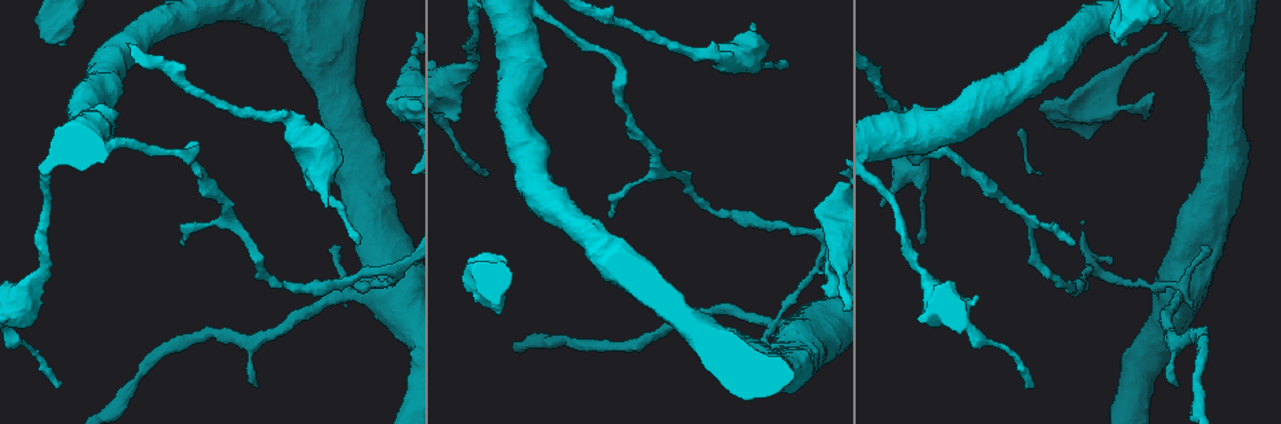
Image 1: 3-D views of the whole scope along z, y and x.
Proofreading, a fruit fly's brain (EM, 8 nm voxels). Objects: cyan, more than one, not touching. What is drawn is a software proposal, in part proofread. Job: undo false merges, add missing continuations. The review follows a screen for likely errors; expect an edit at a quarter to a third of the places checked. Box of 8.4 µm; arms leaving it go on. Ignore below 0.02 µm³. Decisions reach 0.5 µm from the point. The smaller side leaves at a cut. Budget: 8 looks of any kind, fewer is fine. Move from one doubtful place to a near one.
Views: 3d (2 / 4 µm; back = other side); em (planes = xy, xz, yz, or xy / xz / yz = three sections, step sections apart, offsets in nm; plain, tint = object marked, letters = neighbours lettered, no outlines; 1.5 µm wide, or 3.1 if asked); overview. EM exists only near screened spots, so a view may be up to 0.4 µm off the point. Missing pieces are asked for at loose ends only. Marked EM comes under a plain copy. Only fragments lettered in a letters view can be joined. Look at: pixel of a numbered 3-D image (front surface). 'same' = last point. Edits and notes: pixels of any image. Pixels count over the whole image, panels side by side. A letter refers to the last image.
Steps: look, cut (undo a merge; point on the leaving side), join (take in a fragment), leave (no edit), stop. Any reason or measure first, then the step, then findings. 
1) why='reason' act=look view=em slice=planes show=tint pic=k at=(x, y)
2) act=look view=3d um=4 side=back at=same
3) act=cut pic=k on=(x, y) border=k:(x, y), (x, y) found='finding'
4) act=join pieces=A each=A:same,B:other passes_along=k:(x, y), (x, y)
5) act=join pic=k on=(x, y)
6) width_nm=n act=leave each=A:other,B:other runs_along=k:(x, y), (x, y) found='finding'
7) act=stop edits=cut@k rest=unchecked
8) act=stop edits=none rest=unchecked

why='stops while still wide' act=look view=3d um=2 pic=1 at=(476, 258)

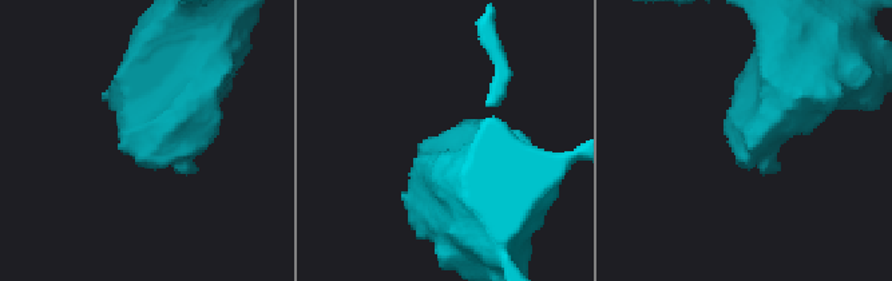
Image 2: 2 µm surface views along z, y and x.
act=look view=em slice=xy step=4 show=letters pic=2 at=(750, 168)

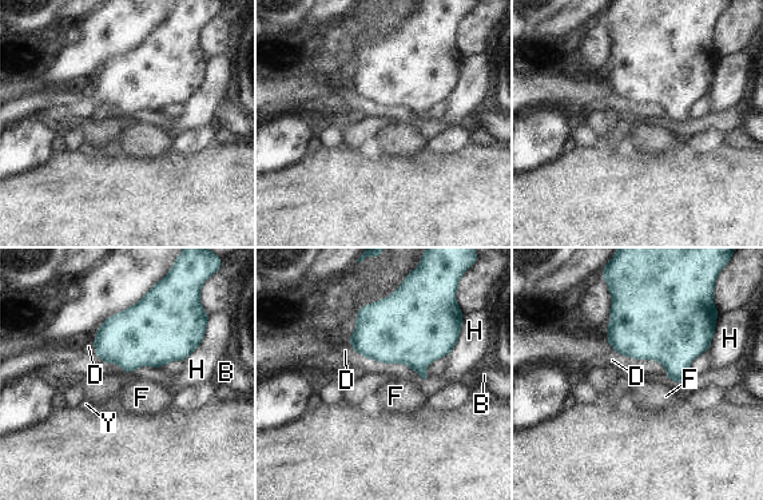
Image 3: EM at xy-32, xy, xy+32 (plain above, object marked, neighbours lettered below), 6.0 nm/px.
act=look view=em slice=yz step=8 show=letters at=same

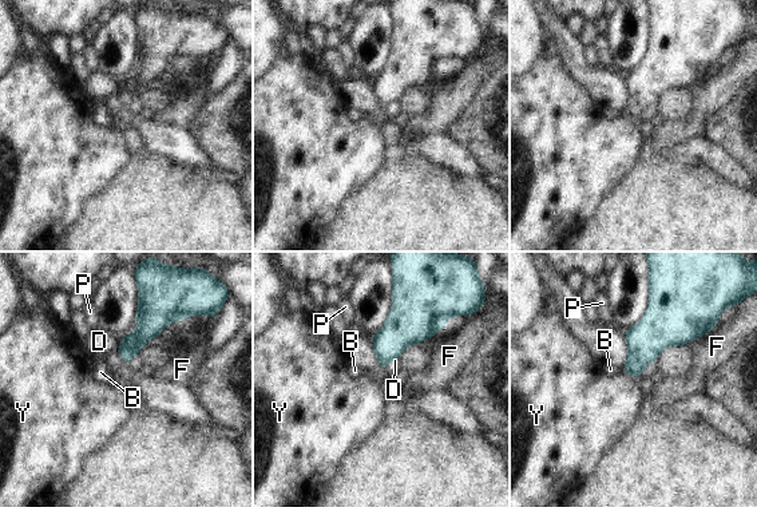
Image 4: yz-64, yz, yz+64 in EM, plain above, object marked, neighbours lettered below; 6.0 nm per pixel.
act=leave each=B:other,D:other,F:other,P:other,Y:other border=4:(622, 371), (639, 379) found='no lettered fragment goes on from it'

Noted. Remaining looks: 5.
why='tapers out' act=look view=3d um=2 pic=1 at=(1032, 385)

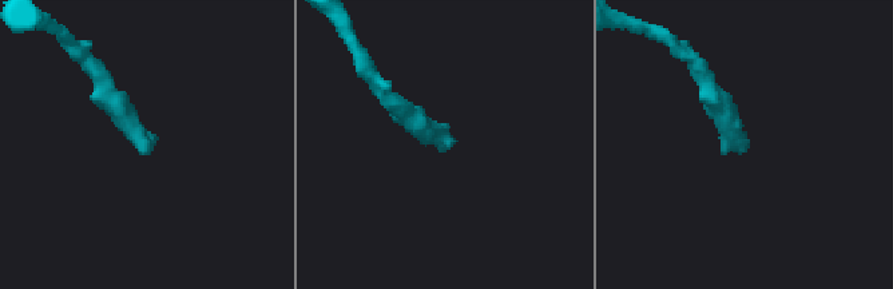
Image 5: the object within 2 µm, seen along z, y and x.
act=look view=em slice=planes show=letters pic=5 at=(745, 143)

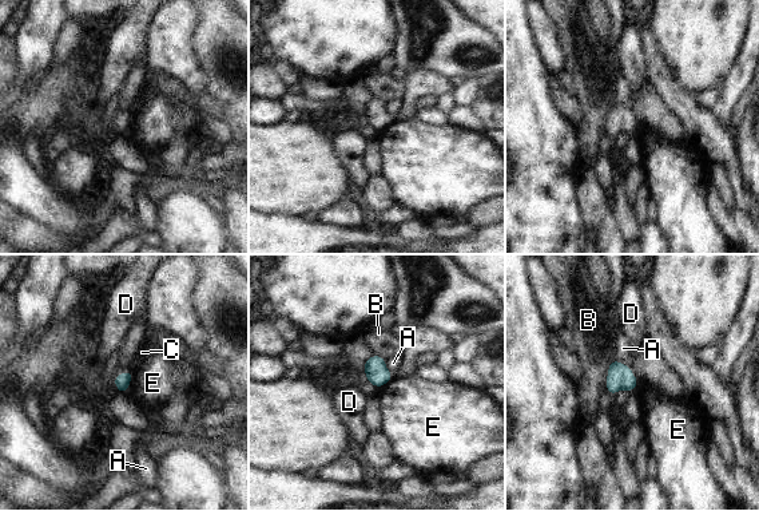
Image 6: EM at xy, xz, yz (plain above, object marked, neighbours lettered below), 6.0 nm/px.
width_nm=90 act=leave each=A:other,B:other,C:other,D:other,E:other border=6:(132, 371), (132, 379), (126, 392) found='none of them fits'

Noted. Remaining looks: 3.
why='thin end' act=look view=em slice=planes show=letters pic=1 at=(359, 244)

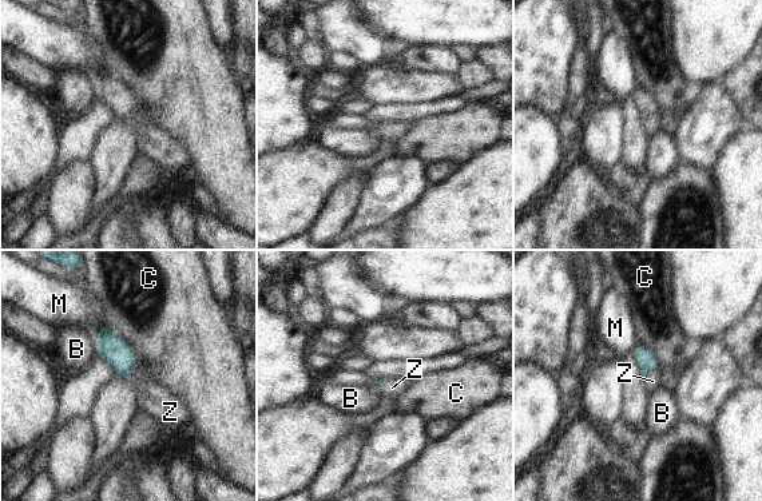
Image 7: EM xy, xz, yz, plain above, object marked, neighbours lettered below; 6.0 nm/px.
act=join pieces=Z each=B:other,C:other,M:other,Z:same passes_along=7:(646, 360), (650, 370), (653, 381) found='it goes on there'

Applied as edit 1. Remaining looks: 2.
act=stop edits=join@7 rest=unchecked

